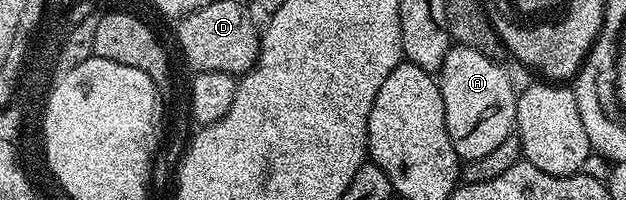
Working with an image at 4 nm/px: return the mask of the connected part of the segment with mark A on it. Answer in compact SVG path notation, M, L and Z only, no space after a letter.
M453 45L446 53L446 61L442 61L438 72L438 82L442 101L446 109L446 129L450 133L450 145L454 145L454 153L457 160L467 161L486 157L486 153L502 141L506 141L508 135L513 134L516 126L516 96L517 88L512 88L512 79L508 71L503 67L503 62L489 57L486 53L478 53L478 49Z

